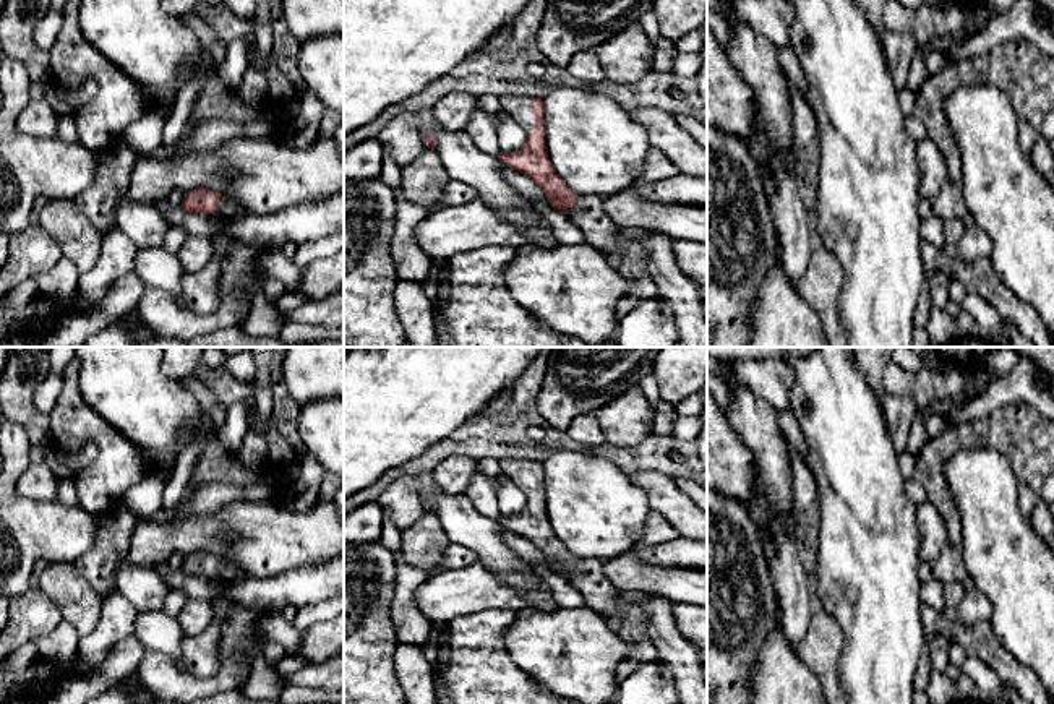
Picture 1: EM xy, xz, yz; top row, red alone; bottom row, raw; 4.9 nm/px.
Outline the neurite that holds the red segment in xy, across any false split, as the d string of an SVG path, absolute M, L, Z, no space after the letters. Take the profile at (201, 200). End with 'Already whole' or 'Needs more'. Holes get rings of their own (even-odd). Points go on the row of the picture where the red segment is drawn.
M198 188L183 195L182 206L186 212L211 214L211 212L227 212L235 211L235 204L229 203L224 196L216 191Z. Needs more

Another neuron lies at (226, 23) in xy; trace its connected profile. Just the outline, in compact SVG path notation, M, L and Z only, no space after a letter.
M198 0L196 13L222 37L245 39L248 34L253 34L253 18L240 18L227 8L212 6L204 0Z

